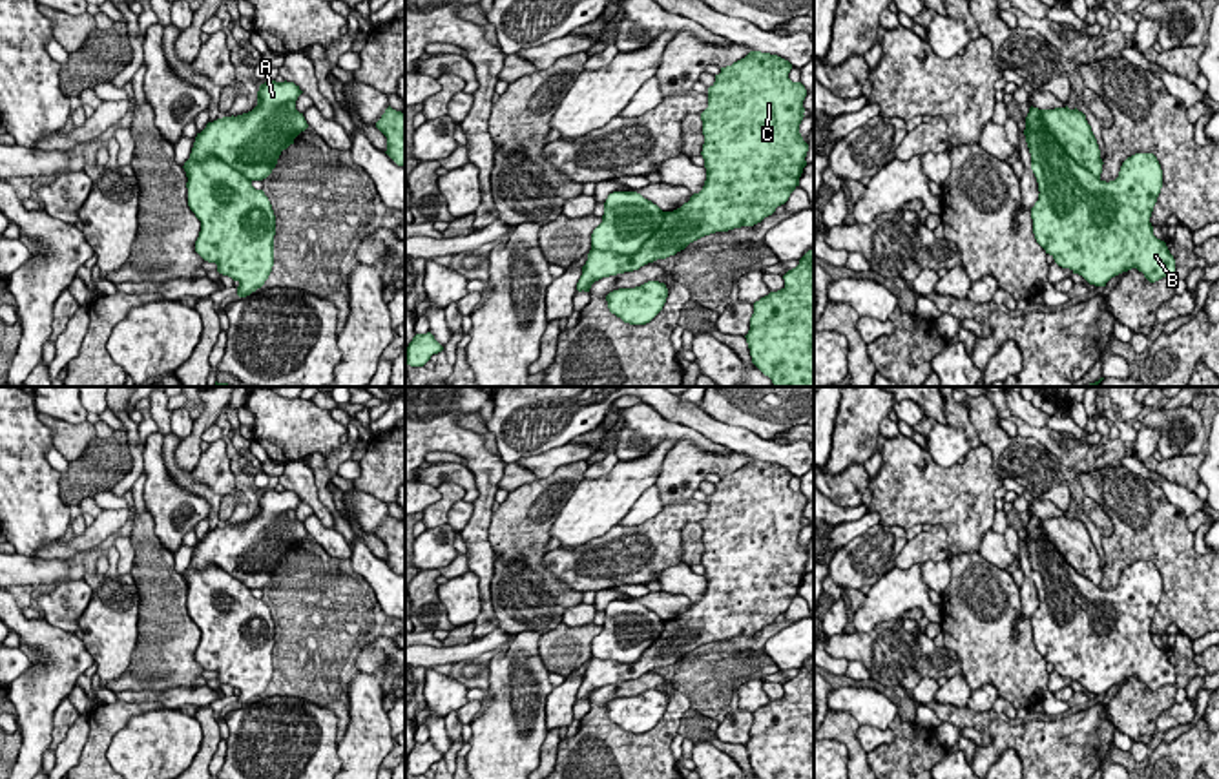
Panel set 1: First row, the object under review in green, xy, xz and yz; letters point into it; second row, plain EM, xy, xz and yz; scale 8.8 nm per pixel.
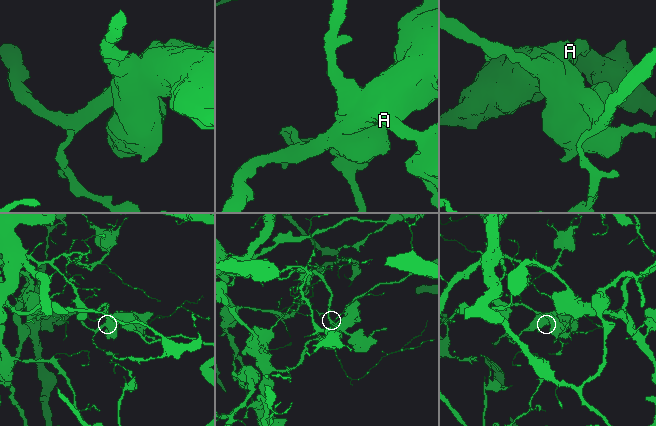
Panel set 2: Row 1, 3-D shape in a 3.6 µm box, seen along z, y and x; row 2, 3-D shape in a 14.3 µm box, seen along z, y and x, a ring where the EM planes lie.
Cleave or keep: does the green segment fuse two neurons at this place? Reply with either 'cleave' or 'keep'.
keep

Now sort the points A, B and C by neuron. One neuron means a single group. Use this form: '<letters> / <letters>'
A B C

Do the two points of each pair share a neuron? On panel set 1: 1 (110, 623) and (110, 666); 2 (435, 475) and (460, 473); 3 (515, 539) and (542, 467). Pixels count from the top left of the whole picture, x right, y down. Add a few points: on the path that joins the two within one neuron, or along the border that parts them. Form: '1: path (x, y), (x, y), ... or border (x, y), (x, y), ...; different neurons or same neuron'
1: path (110, 633), (110, 655); same neuron
2: path (440, 473), (455, 473); same neuron
3: border (579, 460), (559, 466), (539, 478); different neurons

